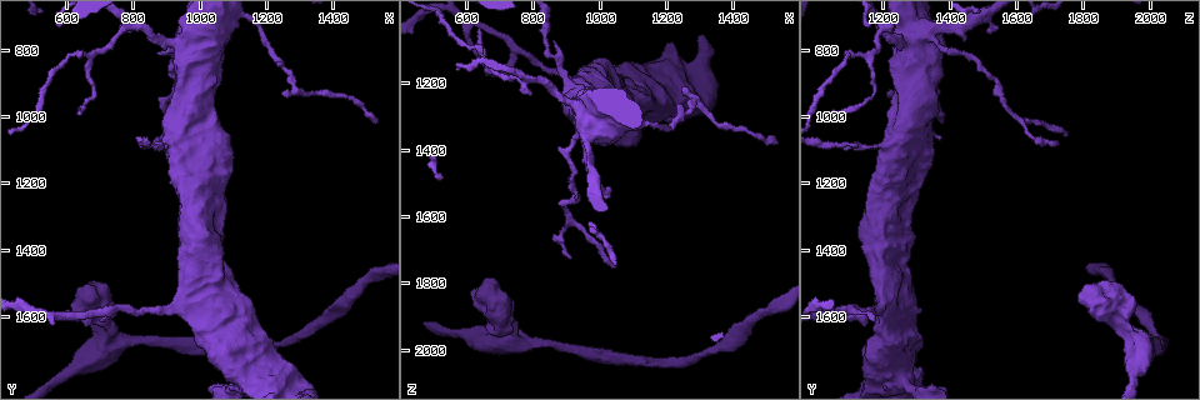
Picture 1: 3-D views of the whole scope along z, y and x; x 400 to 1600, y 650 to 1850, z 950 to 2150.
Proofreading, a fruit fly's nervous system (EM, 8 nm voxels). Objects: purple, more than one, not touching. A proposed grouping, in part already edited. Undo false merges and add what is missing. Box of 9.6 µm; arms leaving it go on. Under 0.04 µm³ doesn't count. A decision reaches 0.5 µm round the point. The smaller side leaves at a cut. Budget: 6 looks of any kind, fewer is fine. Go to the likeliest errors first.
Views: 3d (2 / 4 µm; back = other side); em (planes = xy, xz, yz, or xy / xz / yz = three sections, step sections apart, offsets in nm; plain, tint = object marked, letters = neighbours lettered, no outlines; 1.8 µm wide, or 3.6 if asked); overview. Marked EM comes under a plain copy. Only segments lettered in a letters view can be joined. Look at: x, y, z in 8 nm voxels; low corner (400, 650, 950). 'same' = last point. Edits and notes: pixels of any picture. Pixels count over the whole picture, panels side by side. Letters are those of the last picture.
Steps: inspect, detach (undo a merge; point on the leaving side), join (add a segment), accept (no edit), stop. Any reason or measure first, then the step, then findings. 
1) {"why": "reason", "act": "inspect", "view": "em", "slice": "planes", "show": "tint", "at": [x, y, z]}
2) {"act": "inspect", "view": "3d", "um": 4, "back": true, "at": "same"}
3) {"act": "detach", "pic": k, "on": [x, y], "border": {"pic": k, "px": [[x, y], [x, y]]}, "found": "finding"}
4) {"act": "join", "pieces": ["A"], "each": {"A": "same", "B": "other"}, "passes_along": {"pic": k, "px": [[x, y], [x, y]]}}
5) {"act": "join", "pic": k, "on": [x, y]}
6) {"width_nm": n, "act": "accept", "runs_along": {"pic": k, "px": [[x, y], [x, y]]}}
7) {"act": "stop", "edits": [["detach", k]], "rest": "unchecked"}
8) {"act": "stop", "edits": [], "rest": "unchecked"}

{"why": "a narrow waist", "act": "inspect", "view": "3d", "um": 4, "back": true, "at": [850, 1080, 1080]}

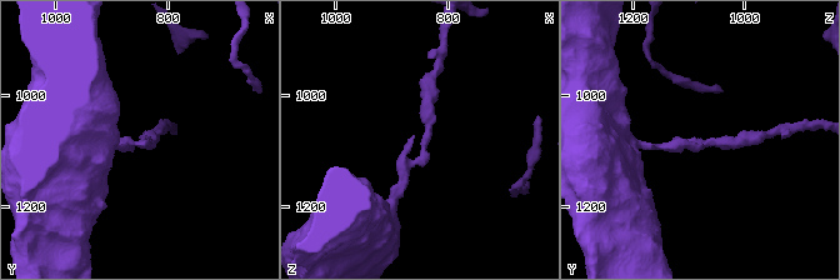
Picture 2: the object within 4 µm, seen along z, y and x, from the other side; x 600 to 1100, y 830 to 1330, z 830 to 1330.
{"why": "now the EM", "act": "inspect", "view": "em", "slice": "planes", "show": "tint", "at": [850, 1090, 1085]}

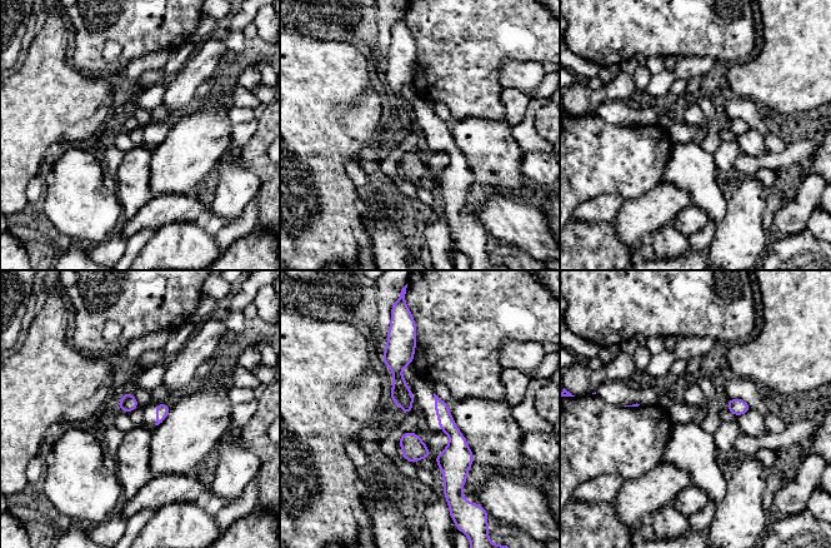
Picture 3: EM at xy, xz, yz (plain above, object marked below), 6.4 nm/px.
{"act": "inspect", "view": "em", "slice": "planes", "show": "letters", "at": "same"}

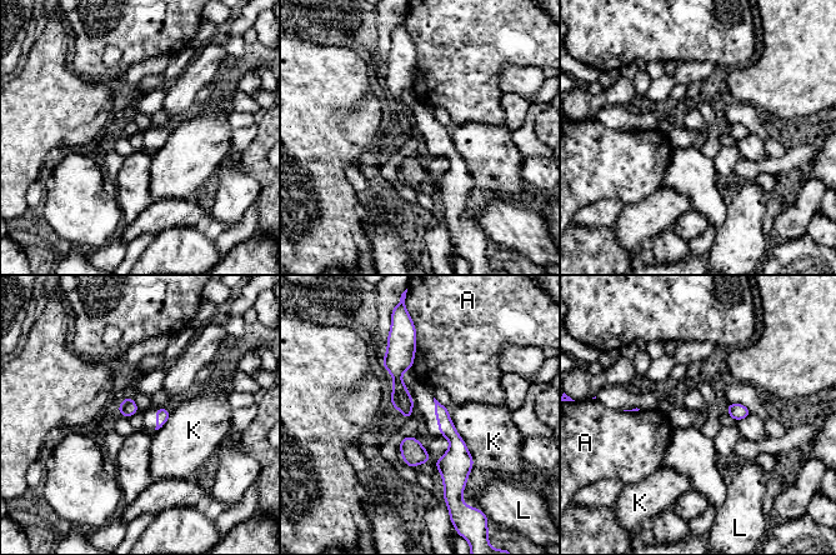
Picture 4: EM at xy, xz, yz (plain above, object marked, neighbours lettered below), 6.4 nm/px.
{"width_nm": 110, "act": "accept", "each": {"A": "other", "K": "other", "L": "other"}, "runs_along": {"pic": 4, "px": [[406, 341], [398, 384], [408, 415]]}, "found": "one cell here"}

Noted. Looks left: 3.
{"why": "a fork", "act": "inspect", "view": "em", "slice": "xz", "step": 8, "show": "tint", "at": [790, 720, 1190]}

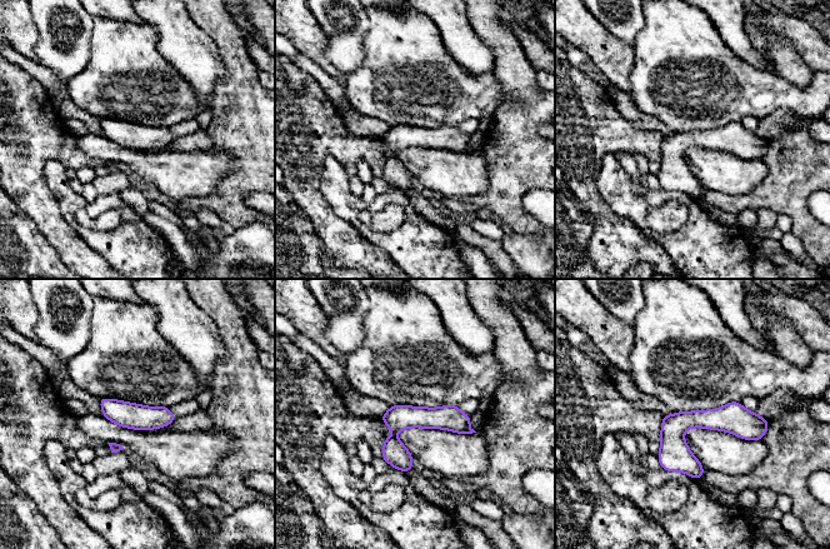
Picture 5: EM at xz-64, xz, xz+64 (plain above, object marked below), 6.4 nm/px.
{"why": "cut it another way", "act": "inspect", "view": "em", "slice": "planes", "show": "tint", "at": "same"}

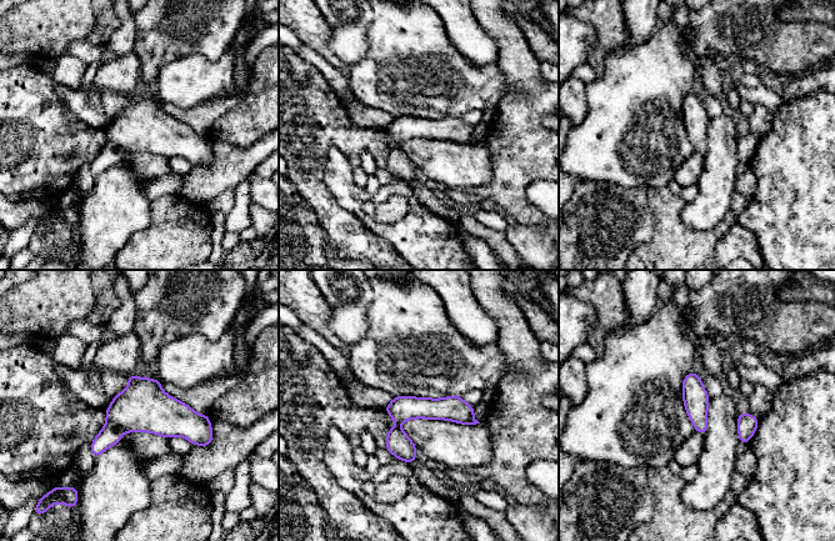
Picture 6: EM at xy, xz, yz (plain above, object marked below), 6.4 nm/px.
{"act": "inspect", "view": "em", "slice": "planes", "show": "letters", "at": "same"}

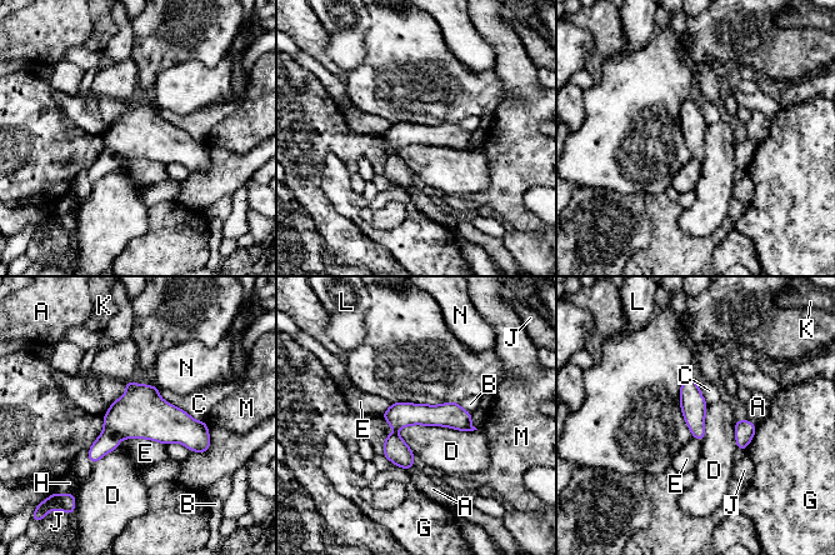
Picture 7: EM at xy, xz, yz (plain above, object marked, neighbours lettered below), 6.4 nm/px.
{"act": "accept", "each": {"A": "other", "B": "other", "C": "other", "D": "other", "E": "other", "G": "other", "H": "other", "J": "other", "K": "other", "L": "other", "M": "other", "N": "other"}, "runs_along": {"pic": 7, "px": [[470, 428], [408, 415], [386, 453]]}, "found": "continuous, no second cell"}

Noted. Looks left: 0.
{"act": "stop", "edits": [], "rest": "unchecked"}

